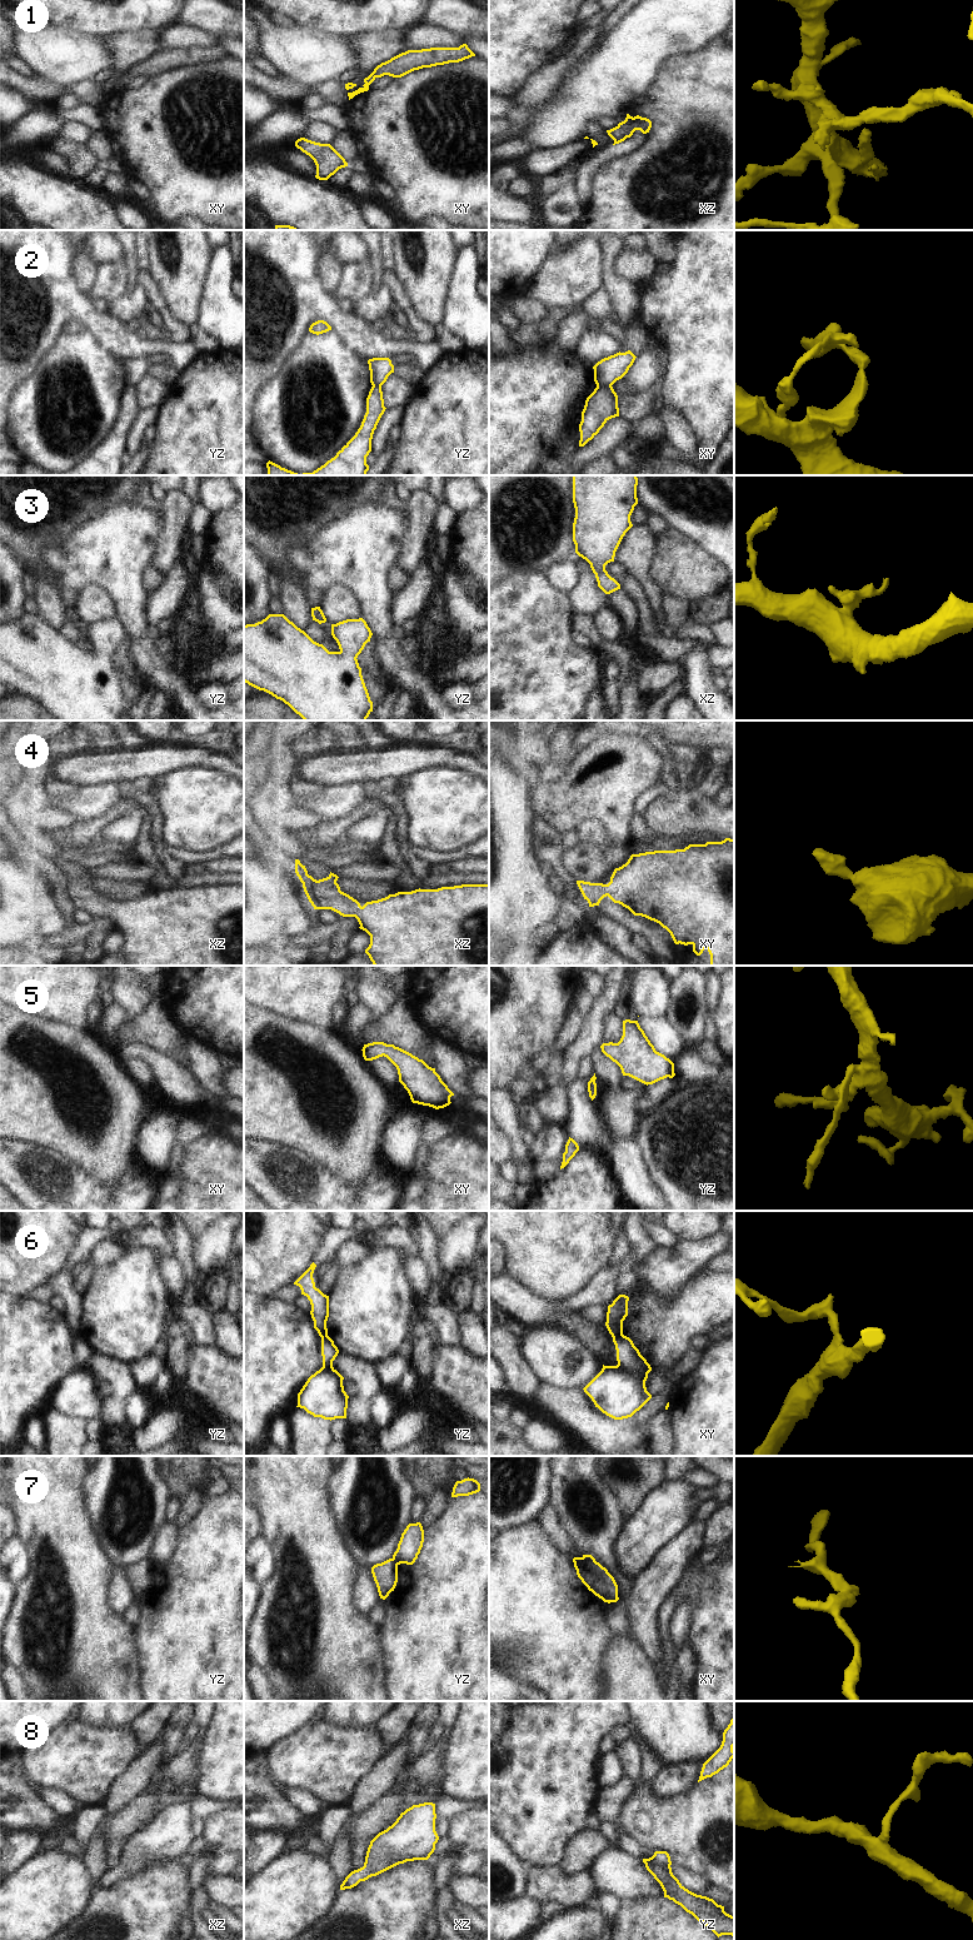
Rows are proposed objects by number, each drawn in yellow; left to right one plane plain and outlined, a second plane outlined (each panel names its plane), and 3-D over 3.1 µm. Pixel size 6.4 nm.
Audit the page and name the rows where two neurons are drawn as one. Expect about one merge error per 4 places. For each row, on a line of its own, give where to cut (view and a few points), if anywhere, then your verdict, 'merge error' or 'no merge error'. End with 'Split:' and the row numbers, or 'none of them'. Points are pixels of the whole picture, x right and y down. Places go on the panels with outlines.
1: no cut; no merge error
2: cut in xy along (597, 384), (610, 387); merge error
3: no cut; no merge error
4: no cut; no merge error
5: no cut; no merge error
6: cut in xy along (622, 1333), (613, 1338); merge error
7: cut in yz along (392, 1559), (398, 1564); merge error
8: no cut; no merge error
Split: 2, 6, 7

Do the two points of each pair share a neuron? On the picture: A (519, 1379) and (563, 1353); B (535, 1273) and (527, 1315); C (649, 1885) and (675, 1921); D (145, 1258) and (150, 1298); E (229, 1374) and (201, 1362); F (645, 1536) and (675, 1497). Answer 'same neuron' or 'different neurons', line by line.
A: different neurons
B: different neurons
C: different neurons
D: same neuron
E: same neuron
F: same neuron

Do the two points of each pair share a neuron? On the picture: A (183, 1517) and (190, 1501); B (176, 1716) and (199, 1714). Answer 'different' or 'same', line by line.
A: same
B: different

